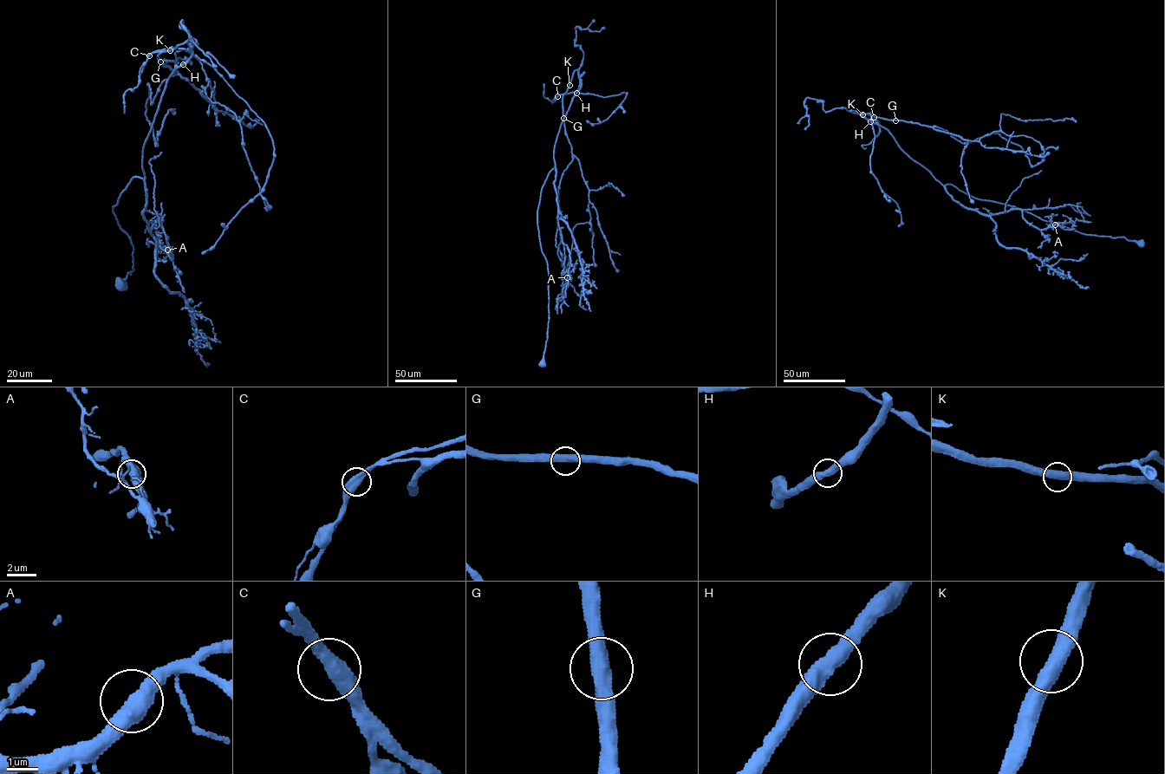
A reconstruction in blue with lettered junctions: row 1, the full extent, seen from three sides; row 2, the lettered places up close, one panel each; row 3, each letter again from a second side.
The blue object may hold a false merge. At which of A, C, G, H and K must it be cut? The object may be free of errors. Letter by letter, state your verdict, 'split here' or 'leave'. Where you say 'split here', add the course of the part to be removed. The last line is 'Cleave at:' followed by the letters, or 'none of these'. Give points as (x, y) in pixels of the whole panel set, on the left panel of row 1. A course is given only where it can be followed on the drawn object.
A: leave
C: leave
G: leave
H: leave
K: leave
Cleave at: none of these

